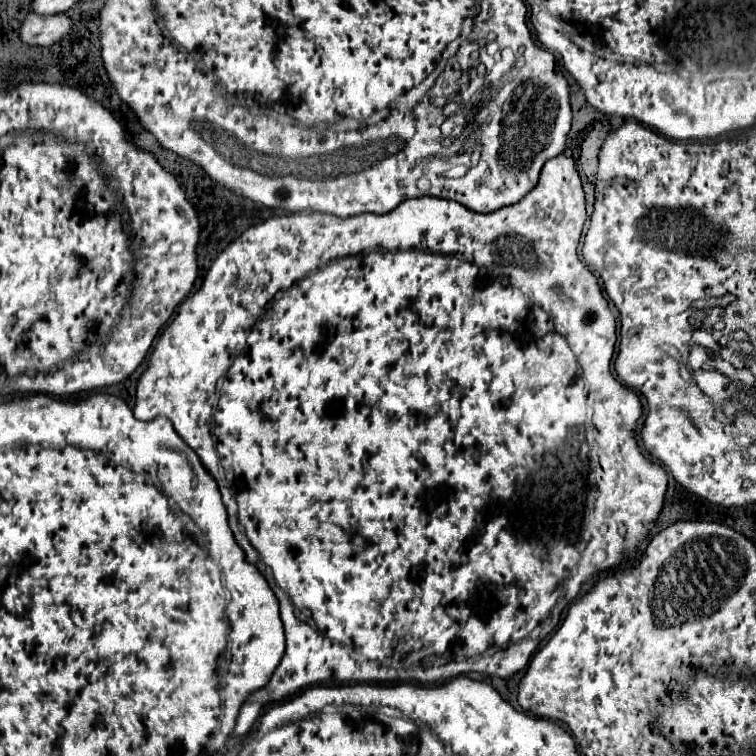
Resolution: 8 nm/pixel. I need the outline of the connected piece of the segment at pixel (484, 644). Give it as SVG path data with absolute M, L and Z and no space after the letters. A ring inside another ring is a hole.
M562 154L562 156L556 156L556 158L554 158L554 160L550 160L550 162L548 162L548 164L546 164L546 166L544 166L544 168L542 168L542 172L540 172L540 180L538 180L538 184L536 184L536 186L534 186L534 188L532 188L532 190L530 190L530 192L528 192L528 194L526 194L526 196L524 196L524 198L522 198L522 200L520 200L520 202L518 202L518 204L512 204L512 206L510 206L510 208L502 208L502 210L496 210L496 212L488 212L488 214L480 214L480 212L472 212L472 210L468 210L468 208L464 208L464 206L460 206L460 204L458 204L458 202L452 202L452 200L442 200L442 198L432 198L432 196L422 196L422 198L412 198L412 200L406 200L406 202L402 202L402 204L400 204L400 206L398 206L398 208L396 208L396 210L392 210L392 212L390 212L390 214L362 214L362 216L348 216L348 218L340 218L340 216L332 216L332 214L322 214L322 212L312 212L312 214L304 214L304 212L302 212L302 214L290 214L290 216L272 216L272 218L268 218L268 220L266 220L266 222L262 222L262 224L256 224L256 226L252 226L252 228L248 228L248 230L246 230L246 232L244 232L244 234L242 234L242 236L240 236L240 238L236 238L236 240L234 240L234 242L232 242L232 244L230 244L230 246L228 246L228 248L226 248L226 250L224 250L224 252L222 252L222 254L220 254L220 256L218 256L218 258L216 258L216 260L214 260L214 262L212 262L212 266L210 266L210 270L208 270L208 274L206 274L206 278L204 278L204 282L202 282L202 288L200 288L200 290L198 290L198 292L196 292L196 294L194 294L194 296L190 296L190 298L186 298L186 300L184 300L184 302L182 302L182 306L180 306L180 310L178 310L178 316L176 316L176 318L174 318L174 320L172 320L172 322L170 322L170 326L168 326L168 328L166 328L166 332L164 332L164 334L162 334L162 336L160 336L160 340L158 340L158 344L156 344L156 348L154 348L154 352L152 352L152 356L150 356L150 360L148 360L148 368L146 368L146 370L144 370L144 372L142 372L142 374L140 374L140 378L138 378L138 384L136 384L136 406L134 406L134 416L136 416L136 418L140 418L140 420L152 420L152 418L156 418L156 416L158 416L158 414L166 414L166 416L168 416L168 420L170 420L170 422L172 422L172 424L174 424L174 430L176 430L176 432L178 432L178 436L180 436L180 438L182 438L182 440L184 440L184 442L186 442L186 444L188 444L188 446L190 446L190 448L192 448L192 450L194 450L194 452L196 452L196 454L198 454L198 456L200 456L200 460L202 460L202 464L204 464L204 468L206 468L206 470L208 470L208 472L210 472L210 474L212 474L212 476L214 476L214 478L216 478L216 482L218 482L218 484L222 484L222 488L220 488L220 492L222 492L222 500L224 500L224 502L226 502L226 510L228 510L228 520L230 520L230 528L232 528L232 532L234 532L234 538L236 538L236 542L238 542L238 544L240 544L240 548L242 548L242 550L244 550L244 554L246 554L246 560L248 560L248 562L250 562L250 564L254 564L254 566L256 566L256 568L258 568L258 570L260 570L260 572L262 572L262 576L264 576L264 578L266 578L266 580L268 580L268 584L270 584L270 588L272 588L272 592L274 592L274 594L276 594L276 598L278 598L278 602L280 602L280 618L282 618L282 622L284 622L284 630L286 630L286 652L284 652L284 658L282 658L282 662L280 662L280 664L278 664L278 668L276 668L276 670L274 670L274 674L272 674L272 678L270 678L270 682L268 682L268 686L266 686L266 688L262 688L262 690L258 690L258 692L254 692L254 694L252 694L252 696L250 696L250 698L248 698L248 700L246 700L246 704L244 704L244 706L242 706L242 708L240 708L240 714L238 714L238 722L236 722L236 728L234 728L234 734L232 734L232 736L242 736L242 734L248 734L248 732L250 732L250 728L252 728L252 724L254 724L254 722L256 722L256 718L258 718L258 714L260 714L260 708L262 708L262 706L264 706L264 704L270 704L270 702L280 702L280 700L286 700L286 698L288 698L288 696L292 696L292 694L296 694L296 692L298 692L298 690L302 690L302 686L310 686L310 684L316 684L316 682L326 682L326 680L330 680L330 682L344 682L344 684L346 684L346 682L394 682L394 680L416 680L416 682L428 682L428 684L434 684L434 682L440 682L440 680L448 680L448 678L454 678L454 676L458 676L458 674L466 674L466 672L472 672L472 670L474 670L474 672L482 672L482 674L488 674L488 676L500 676L500 678L510 678L510 676L514 676L514 674L518 674L518 672L520 672L520 670L524 670L524 668L526 668L526 666L528 666L528 662L530 662L530 658L532 658L532 654L534 654L534 650L536 650L536 648L538 648L538 647L539 647L539 646L538 646L538 644L539 644L539 645L540 645L540 643L541 643L541 641L542 641L542 640L543 640L543 639L544 639L544 636L546 636L546 634L548 634L548 632L550 632L550 630L554 630L554 629L555 629L555 628L556 628L556 626L557 626L557 625L558 625L558 624L559 624L559 622L560 622L560 617L561 617L561 613L562 613L562 610L564 610L564 608L566 608L566 606L568 606L568 604L570 604L570 602L566 602L566 600L563 600L563 599L562 599L562 598L576 598L576 594L578 594L578 592L580 592L580 588L582 588L582 584L584 584L584 582L586 582L586 580L590 580L590 578L592 578L592 576L598 576L598 574L600 574L600 572L606 572L606 570L614 570L614 568L618 568L618 566L622 566L622 564L632 564L632 562L634 562L634 560L636 560L636 558L640 558L640 556L642 556L642 550L644 550L644 546L646 546L646 542L648 542L648 534L650 534L650 530L652 530L652 528L654 528L654 526L656 526L656 522L658 522L658 516L660 516L660 512L662 512L662 506L664 506L664 498L666 498L666 488L668 488L668 472L666 472L666 468L664 468L664 466L662 466L662 464L656 464L656 462L654 462L654 460L648 460L648 458L646 458L646 456L644 456L644 454L642 454L642 452L640 452L640 446L638 446L638 440L636 440L636 430L638 430L638 420L640 420L640 416L642 416L642 402L640 402L640 398L638 398L638 394L636 394L636 392L634 392L634 390L632 390L632 388L628 388L628 386L624 386L624 384L620 384L620 382L618 382L618 380L616 380L616 378L614 378L614 376L612 376L612 372L610 372L610 360L612 360L612 354L614 354L614 344L616 344L616 320L614 320L614 314L612 314L612 310L610 310L610 308L608 308L608 302L606 302L606 300L604 300L604 296L602 296L602 292L600 292L600 286L598 286L598 280L596 280L596 276L594 276L594 274L592 274L592 270L590 270L590 268L588 268L588 266L586 266L586 264L584 264L584 262L582 262L582 260L580 260L580 258L578 258L578 240L580 240L580 234L582 234L582 226L584 226L584 220L586 220L586 200L584 200L584 192L582 192L582 182L580 182L580 176L578 176L578 172L576 172L576 168L574 168L574 162L572 162L572 160L570 160L570 158L566 158L566 156L564 156L564 154ZM416 248L446 248L446 254L438 254L438 252L430 252L430 250L416 250ZM586 388L588 388L588 404L590 404L590 406L592 406L592 410L594 410L594 418L592 418L592 422L594 422L594 426L596 426L596 430L598 430L598 434L596 434L596 440L592 440L592 428L588 428L588 404L586 404ZM212 416L214 416L214 436L215 436L215 437L216 437L216 448L214 448L214 444L212 444L212 428L210 428L210 424L212 424ZM240 524L242 524L242 526L244 526L244 528L246 528L246 536L250 536L250 540L248 540L248 538L246 538L246 536L244 536L244 534L242 534L242 530L240 530Z

